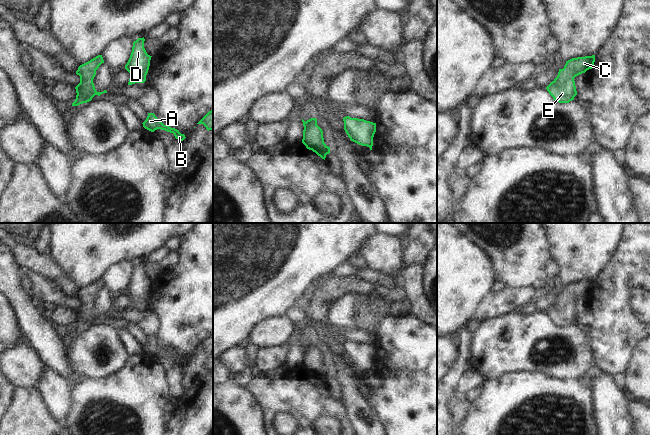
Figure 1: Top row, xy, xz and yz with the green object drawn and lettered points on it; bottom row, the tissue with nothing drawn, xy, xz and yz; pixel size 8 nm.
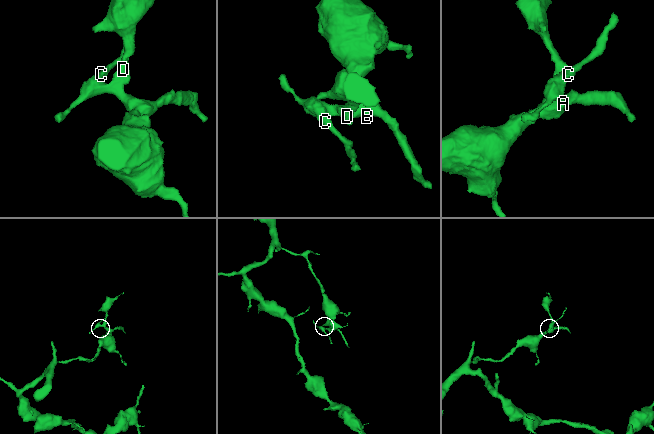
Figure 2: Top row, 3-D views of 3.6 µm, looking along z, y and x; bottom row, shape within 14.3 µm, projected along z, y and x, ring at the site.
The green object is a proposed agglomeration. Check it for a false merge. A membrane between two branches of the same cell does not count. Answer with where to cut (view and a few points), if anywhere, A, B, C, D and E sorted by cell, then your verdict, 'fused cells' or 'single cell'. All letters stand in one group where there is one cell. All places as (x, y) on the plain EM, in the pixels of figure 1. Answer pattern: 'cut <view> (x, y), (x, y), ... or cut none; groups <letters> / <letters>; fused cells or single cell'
cut none; groups A B C D E; single cell

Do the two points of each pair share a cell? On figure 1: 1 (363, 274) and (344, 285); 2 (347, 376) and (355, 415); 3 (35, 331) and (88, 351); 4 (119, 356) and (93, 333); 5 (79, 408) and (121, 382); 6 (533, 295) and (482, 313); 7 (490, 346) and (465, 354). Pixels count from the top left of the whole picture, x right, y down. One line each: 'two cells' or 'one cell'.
1: two cells
2: one cell
3: two cells
4: one cell
5: one cell
6: one cell
7: two cells

